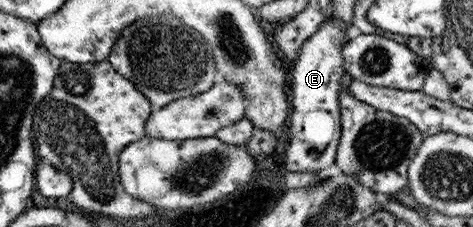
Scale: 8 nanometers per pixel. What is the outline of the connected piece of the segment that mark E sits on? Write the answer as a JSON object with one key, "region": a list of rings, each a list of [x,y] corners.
{"region":[[[325,19],[318,29],[299,48],[293,66],[291,90],[291,116],[289,116],[289,143],[283,160],[287,173],[321,171],[334,164],[340,135],[339,91],[343,58],[341,48],[348,36],[346,26],[335,19]]]}

